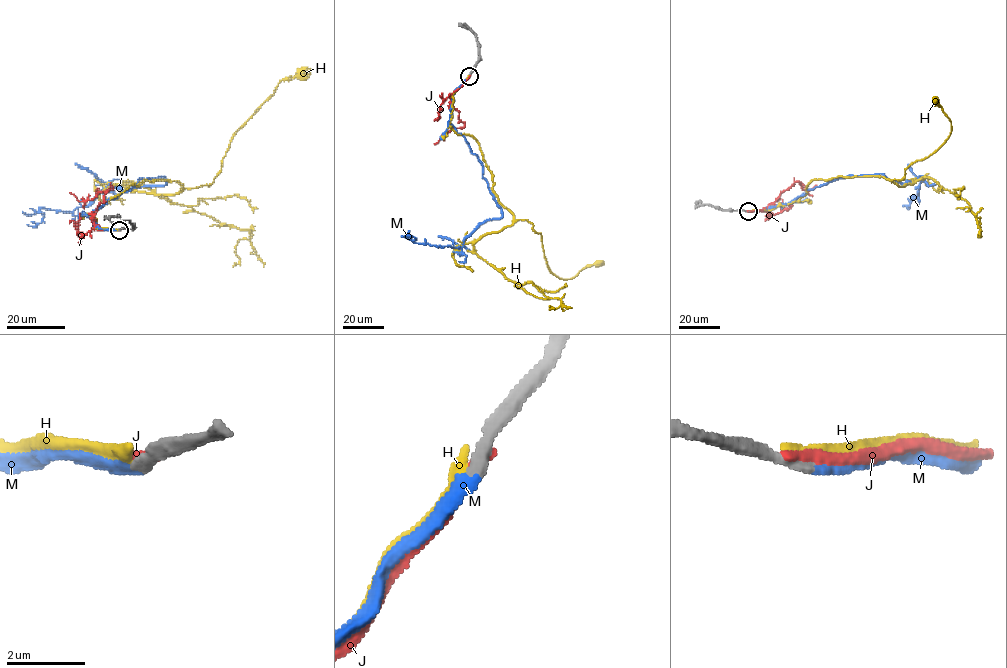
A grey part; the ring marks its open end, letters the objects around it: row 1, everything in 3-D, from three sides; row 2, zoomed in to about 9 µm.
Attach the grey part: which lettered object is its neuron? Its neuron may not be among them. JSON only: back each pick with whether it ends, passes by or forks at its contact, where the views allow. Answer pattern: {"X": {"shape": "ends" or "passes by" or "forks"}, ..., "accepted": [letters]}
{"M": {"shape": "ends"}, "accepted": ["M"]}

